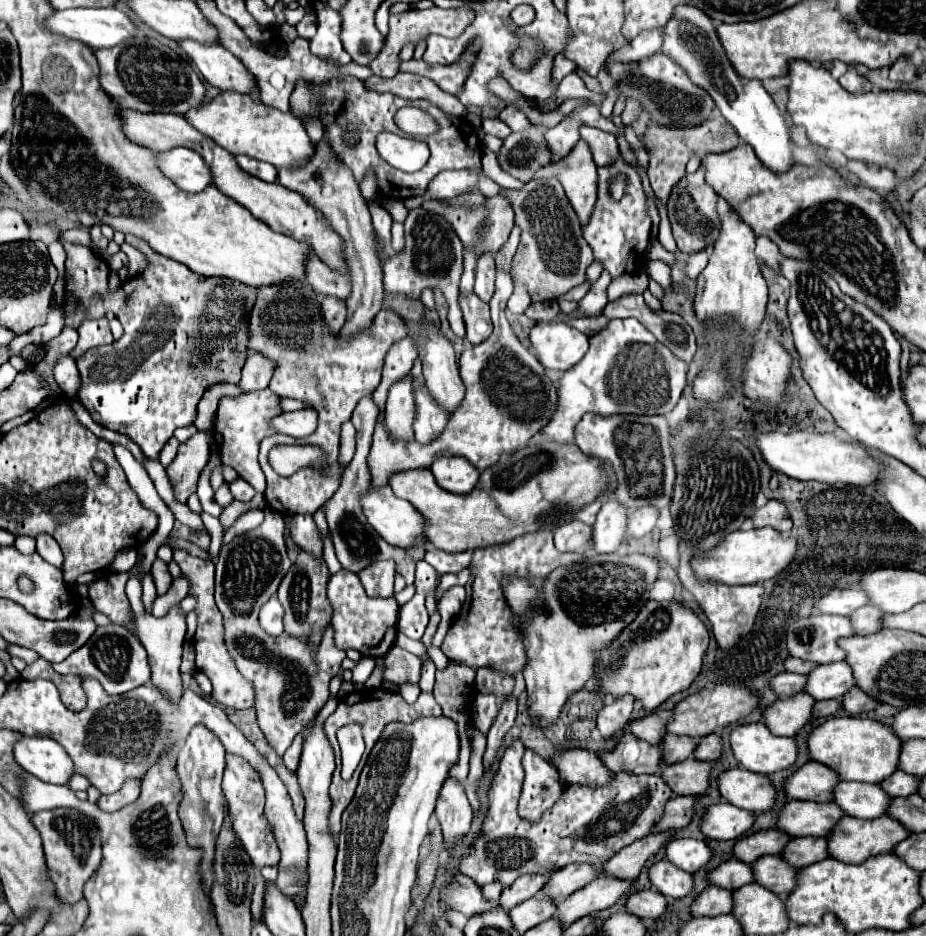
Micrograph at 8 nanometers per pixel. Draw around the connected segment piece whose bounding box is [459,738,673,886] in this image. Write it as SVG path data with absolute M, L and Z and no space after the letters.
M519 738L505 748L487 794L489 810L483 820L481 834L473 842L473 852L469 848L459 862L459 872L479 886L489 882L509 886L519 876L549 874L569 864L587 862L599 866L621 848L647 836L653 824L663 816L665 802L673 796L669 786L657 774L613 774L607 786L565 786L559 802L555 802L551 810L543 812L539 822L527 822L517 814L523 786L523 752L525 746Z

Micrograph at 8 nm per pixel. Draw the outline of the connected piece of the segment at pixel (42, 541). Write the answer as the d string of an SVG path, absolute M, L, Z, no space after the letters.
M39 534L35 540L37 540L37 554L39 554L43 560L47 560L49 564L61 568L61 566L63 566L63 554L61 554L59 544L57 544L49 534L45 534L45 536Z

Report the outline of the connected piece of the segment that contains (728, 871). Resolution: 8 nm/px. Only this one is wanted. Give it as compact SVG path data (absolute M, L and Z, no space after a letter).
M727 860L727 862L719 864L717 868L709 870L707 878L711 884L733 892L733 890L753 882L753 868L751 868L751 864L745 864L739 860Z

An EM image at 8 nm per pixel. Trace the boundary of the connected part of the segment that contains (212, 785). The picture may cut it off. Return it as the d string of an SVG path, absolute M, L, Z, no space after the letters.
M193 726L183 748L177 754L177 774L183 784L183 800L179 806L179 816L187 834L187 842L191 846L197 846L203 850L203 882L207 892L211 890L213 884L213 852L215 852L215 840L223 824L223 792L221 792L221 778L223 778L223 768L225 768L225 748L221 740L207 730L205 726Z

